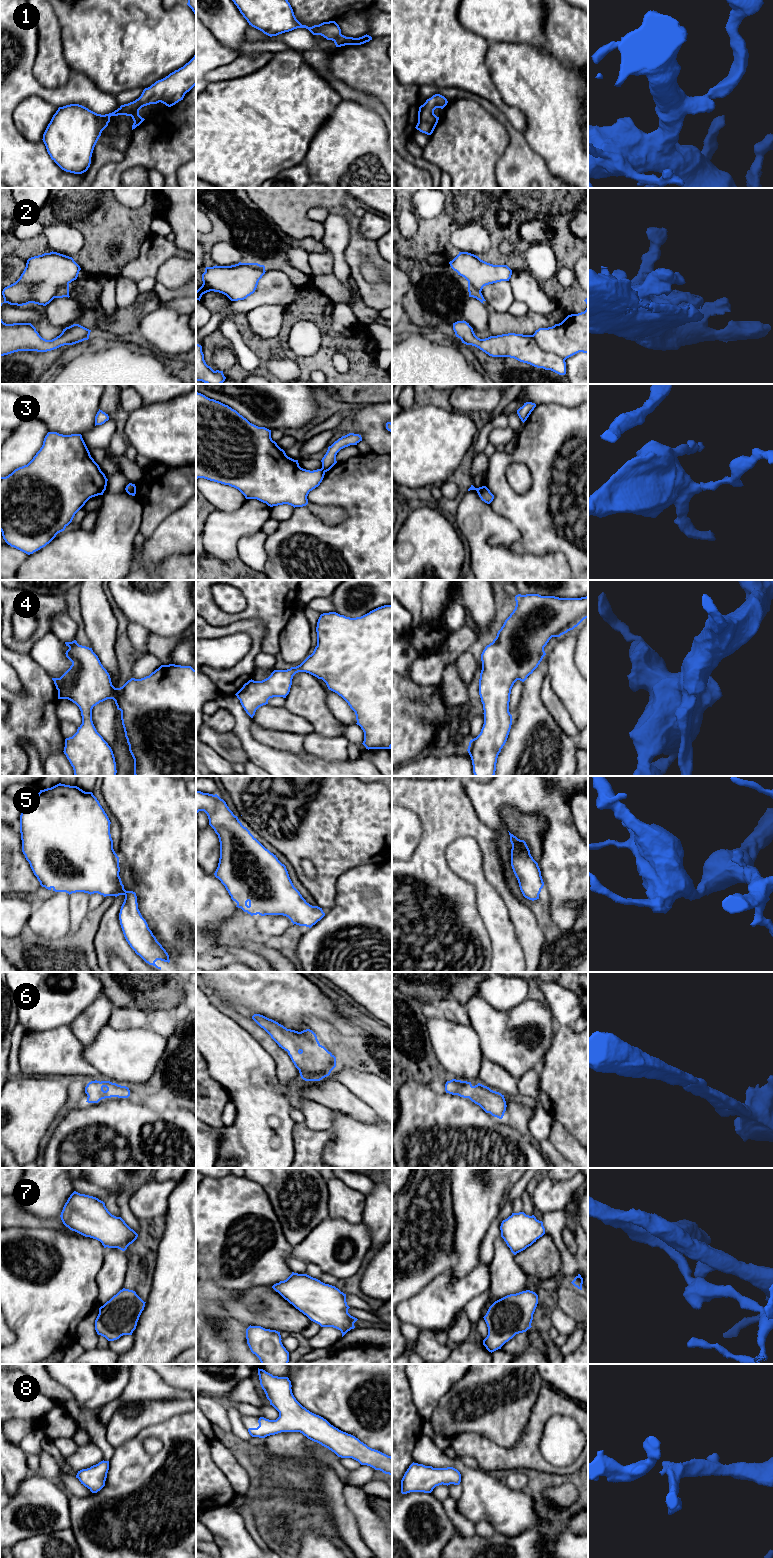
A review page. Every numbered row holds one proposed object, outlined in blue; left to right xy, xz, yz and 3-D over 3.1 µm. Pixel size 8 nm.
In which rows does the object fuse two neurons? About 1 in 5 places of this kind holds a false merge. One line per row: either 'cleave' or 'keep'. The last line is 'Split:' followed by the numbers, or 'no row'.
1: keep
2: cleave
3: cleave
4: keep
5: keep
6: keep
7: keep
8: keep
Split: 2, 3

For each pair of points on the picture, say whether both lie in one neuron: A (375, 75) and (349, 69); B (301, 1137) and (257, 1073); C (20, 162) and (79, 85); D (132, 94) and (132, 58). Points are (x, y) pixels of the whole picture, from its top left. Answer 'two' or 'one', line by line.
A: one
B: two
C: one
D: two

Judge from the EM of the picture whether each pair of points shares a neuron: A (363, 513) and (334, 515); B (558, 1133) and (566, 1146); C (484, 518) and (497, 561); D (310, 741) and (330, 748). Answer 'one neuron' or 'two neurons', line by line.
A: two neurons
B: one neuron
C: one neuron
D: one neuron

